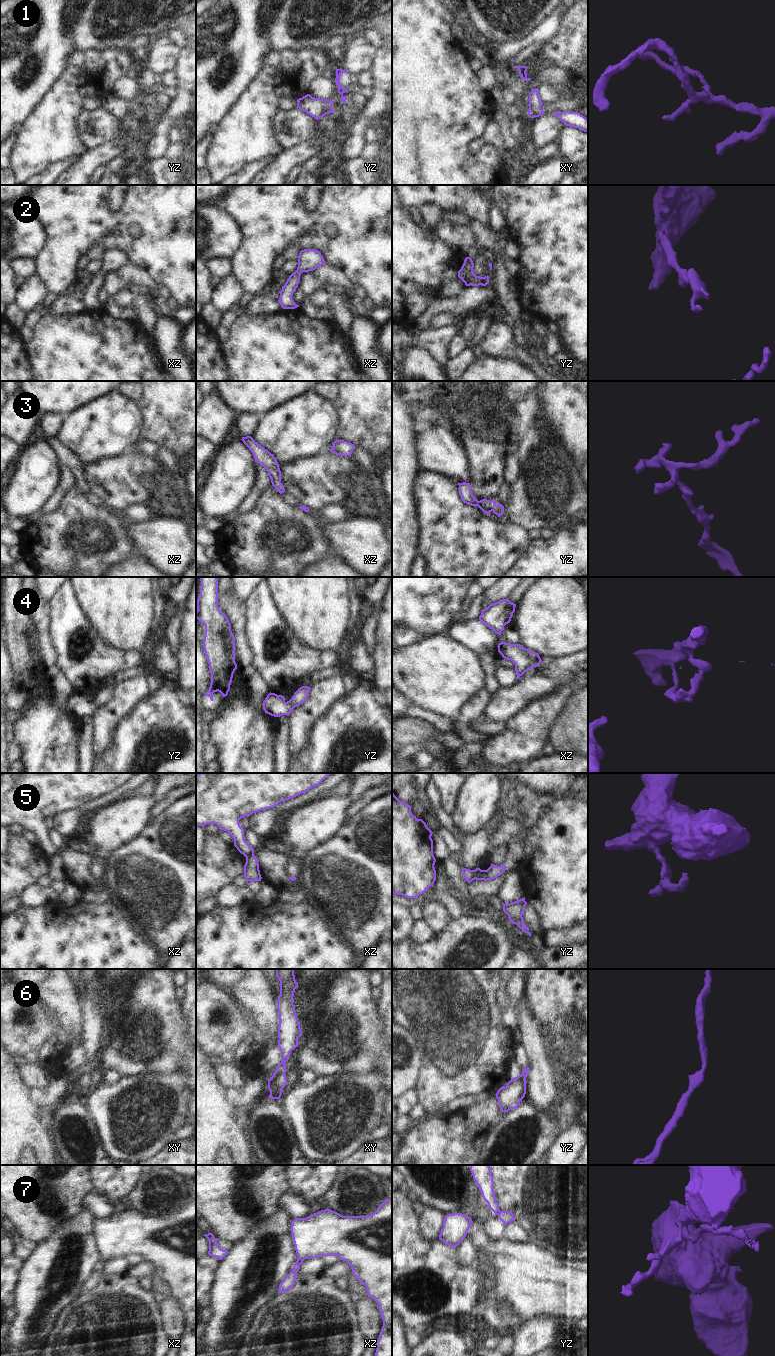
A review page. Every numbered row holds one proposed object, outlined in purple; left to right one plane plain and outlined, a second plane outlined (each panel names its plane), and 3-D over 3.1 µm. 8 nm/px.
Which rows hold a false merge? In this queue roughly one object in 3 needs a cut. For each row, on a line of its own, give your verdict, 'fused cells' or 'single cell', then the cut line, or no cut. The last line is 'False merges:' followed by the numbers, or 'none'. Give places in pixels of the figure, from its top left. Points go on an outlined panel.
1: single cell; no cut
2: single cell; no cut
3: single cell; no cut
4: single cell; no cut
5: fused cells; cut in yz along (472, 870), (475, 878)
6: single cell; no cut
7: fused cells; cut in xz along (292, 1270), (296, 1273)
False merges: 5, 7

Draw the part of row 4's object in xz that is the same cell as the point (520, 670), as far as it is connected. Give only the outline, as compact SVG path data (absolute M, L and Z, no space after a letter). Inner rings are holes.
M502 641L497 647L503 658L515 664L516 679L542 662L538 653L531 652L520 644L508 644Z

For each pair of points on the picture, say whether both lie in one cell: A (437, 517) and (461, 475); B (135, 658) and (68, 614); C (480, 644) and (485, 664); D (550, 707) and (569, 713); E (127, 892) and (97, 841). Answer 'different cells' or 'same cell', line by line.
A: different cells
B: same cell
C: different cells
D: different cells
E: different cells

